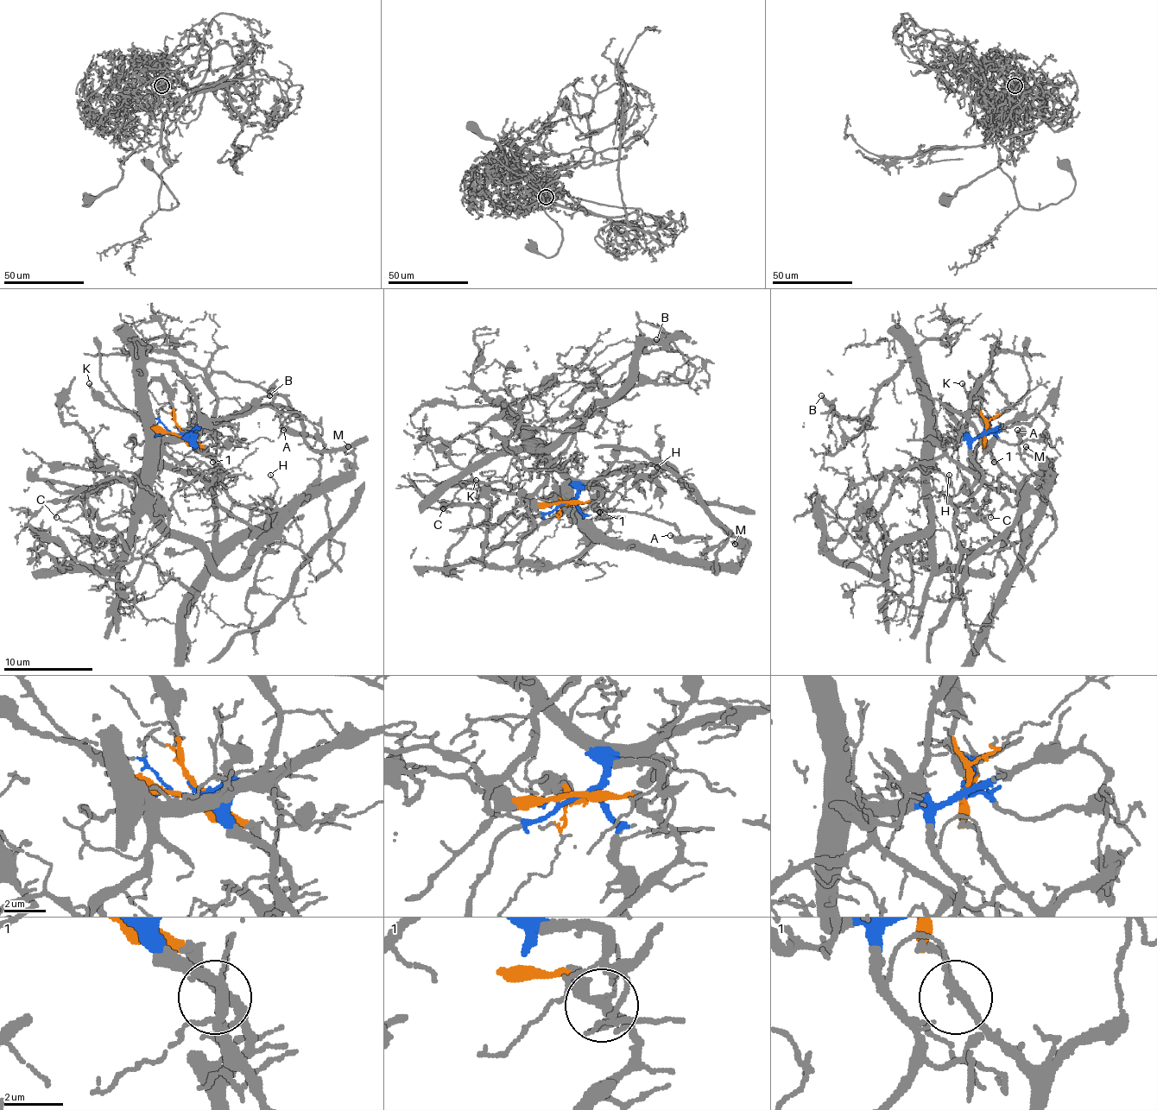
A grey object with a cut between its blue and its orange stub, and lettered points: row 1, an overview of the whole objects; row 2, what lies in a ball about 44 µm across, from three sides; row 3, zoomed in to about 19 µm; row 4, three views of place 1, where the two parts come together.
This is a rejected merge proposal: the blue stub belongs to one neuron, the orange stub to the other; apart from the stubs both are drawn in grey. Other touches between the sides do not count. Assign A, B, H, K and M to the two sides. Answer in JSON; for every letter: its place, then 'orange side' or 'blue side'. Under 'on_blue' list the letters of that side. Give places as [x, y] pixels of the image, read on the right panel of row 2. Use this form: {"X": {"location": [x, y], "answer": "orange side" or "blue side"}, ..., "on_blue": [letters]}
{"A": {"location": [1017, 430], "answer": "orange side"}, "B": {"location": [821, 395], "answer": "blue side"}, "H": {"location": [949, 475], "answer": "blue side"}, "K": {"location": [962, 383], "answer": "orange side"}, "M": {"location": [1026, 446], "answer": "orange side"}, "on_blue": ["B", "H"]}

